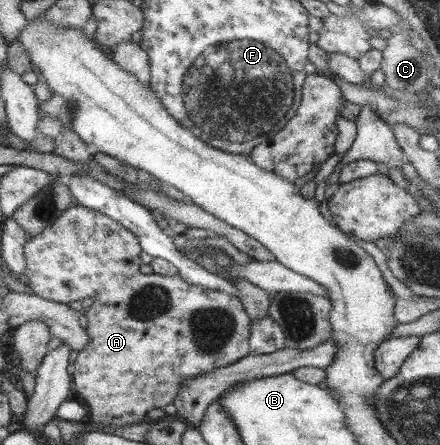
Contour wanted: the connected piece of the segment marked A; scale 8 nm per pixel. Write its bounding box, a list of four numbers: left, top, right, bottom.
[25,206,251,427]

